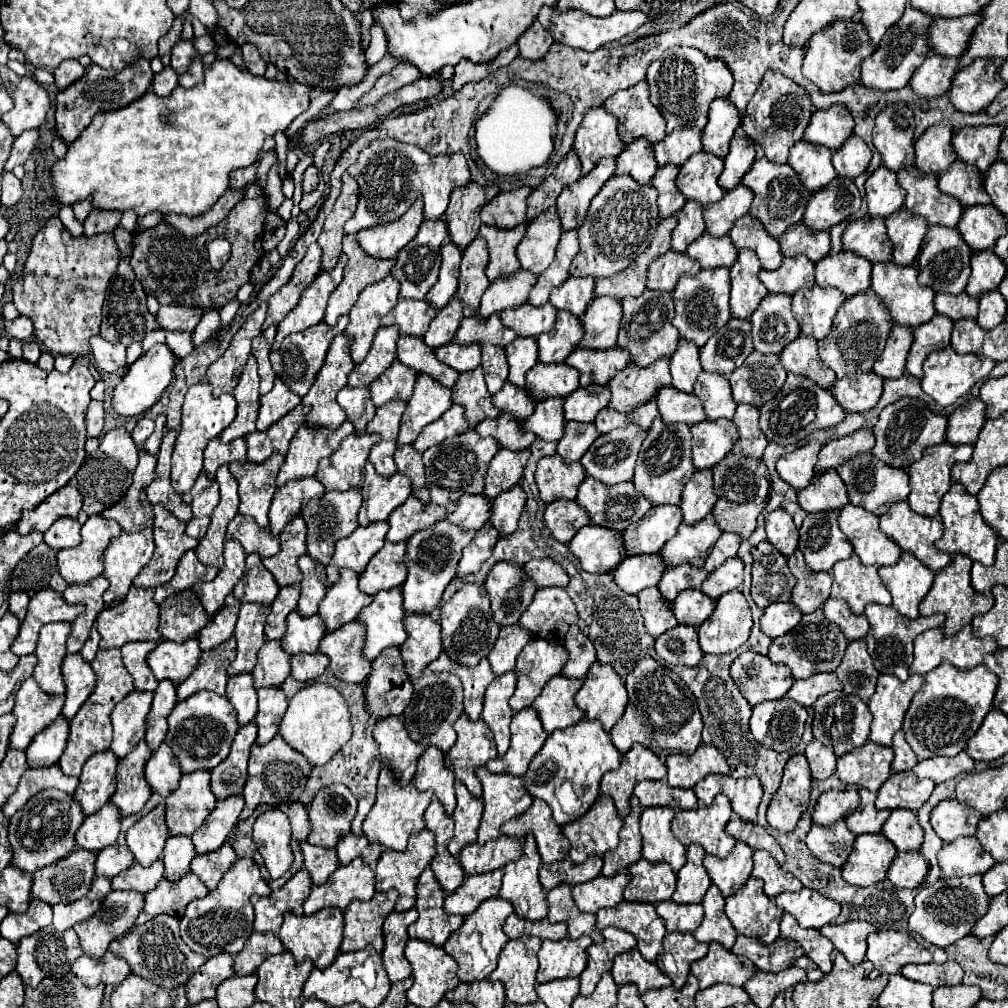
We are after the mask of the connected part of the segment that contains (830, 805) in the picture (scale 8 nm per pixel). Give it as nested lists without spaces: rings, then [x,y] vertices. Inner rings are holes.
[[[827,790],[819,796],[811,820],[813,824],[833,824],[857,808],[857,790]]]

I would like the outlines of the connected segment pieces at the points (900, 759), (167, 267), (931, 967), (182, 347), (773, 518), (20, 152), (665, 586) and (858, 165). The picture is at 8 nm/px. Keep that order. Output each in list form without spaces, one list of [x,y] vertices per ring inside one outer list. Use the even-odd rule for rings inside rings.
[[[897,732],[893,736],[893,752],[895,752],[895,758],[893,758],[893,764],[891,764],[891,770],[893,772],[907,772],[907,770],[913,770],[913,766],[917,764],[917,756],[915,752],[911,750],[911,746],[907,744],[903,732]]]
[[[247,194],[231,212],[225,222],[219,222],[217,226],[209,228],[205,234],[197,238],[185,238],[177,228],[165,222],[143,230],[135,236],[135,248],[131,256],[131,268],[137,276],[137,280],[143,284],[143,290],[147,294],[157,296],[159,304],[201,304],[205,310],[209,308],[223,308],[229,300],[237,296],[237,290],[249,282],[249,272],[253,264],[261,256],[253,256],[255,240],[263,232],[263,222],[267,216],[267,204],[265,198]],[[215,238],[227,238],[231,242],[231,258],[223,266],[221,274],[217,274],[205,256],[205,242],[211,242]]]
[[[945,962],[945,964],[909,964],[901,970],[901,974],[915,982],[931,984],[933,988],[939,986],[953,986],[959,984],[963,978],[963,970],[957,962]]]
[[[167,330],[167,346],[177,354],[177,358],[185,358],[195,346],[193,346],[193,332],[179,332],[179,330]]]
[[[777,508],[765,516],[765,532],[767,540],[773,544],[775,550],[779,550],[785,556],[795,554],[799,534],[791,516],[783,508]]]
[[[29,130],[29,132],[17,136],[5,168],[7,168],[7,170],[13,170],[13,166],[23,164],[25,158],[29,158],[29,154],[31,154],[31,150],[33,150],[33,146],[35,146],[37,140],[39,140],[39,130]]]
[[[681,564],[675,568],[667,568],[657,588],[663,594],[663,598],[667,598],[667,602],[673,602],[677,592],[685,588],[699,588],[705,578],[707,578],[707,572],[703,568]]]
[[[849,136],[847,142],[833,154],[833,168],[837,170],[837,176],[855,180],[867,170],[869,160],[871,150],[867,148],[867,144],[861,144],[857,136]]]

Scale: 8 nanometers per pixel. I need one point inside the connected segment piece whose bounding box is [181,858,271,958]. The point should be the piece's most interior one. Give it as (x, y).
(222, 921)

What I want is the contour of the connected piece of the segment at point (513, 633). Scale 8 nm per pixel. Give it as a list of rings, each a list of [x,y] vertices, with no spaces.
[[[517,624],[501,628],[499,638],[497,638],[491,654],[487,656],[495,676],[501,676],[501,674],[511,672],[515,668],[517,654],[525,648],[525,644],[529,640],[531,640],[529,634],[525,634],[525,630],[521,630]]]

